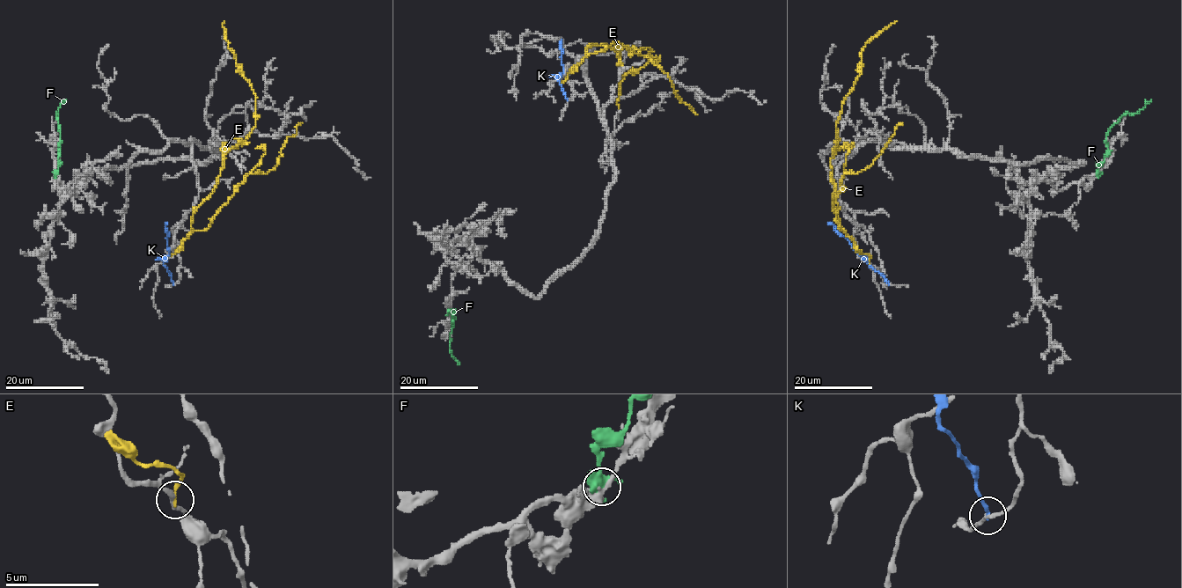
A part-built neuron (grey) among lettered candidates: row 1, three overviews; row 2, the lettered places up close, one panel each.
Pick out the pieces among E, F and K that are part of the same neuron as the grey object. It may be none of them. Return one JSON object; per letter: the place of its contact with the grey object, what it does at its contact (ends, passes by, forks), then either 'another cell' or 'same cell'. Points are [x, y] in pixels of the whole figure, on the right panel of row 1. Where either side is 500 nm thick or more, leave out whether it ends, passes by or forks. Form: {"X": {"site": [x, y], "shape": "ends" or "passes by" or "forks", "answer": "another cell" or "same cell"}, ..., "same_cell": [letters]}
{"E": {"site": [869, 261], "shape": "ends", "answer": "another cell"}, "F": {"site": [1098, 173], "answer": "another cell"}, "K": {"site": [889, 283], "shape": "ends", "answer": "another cell"}, "same_cell": []}

